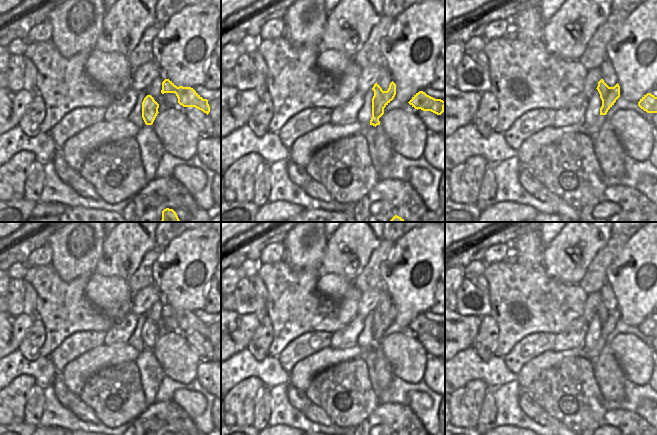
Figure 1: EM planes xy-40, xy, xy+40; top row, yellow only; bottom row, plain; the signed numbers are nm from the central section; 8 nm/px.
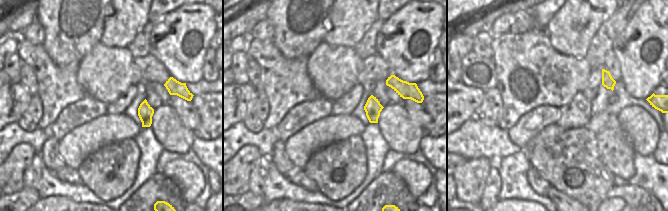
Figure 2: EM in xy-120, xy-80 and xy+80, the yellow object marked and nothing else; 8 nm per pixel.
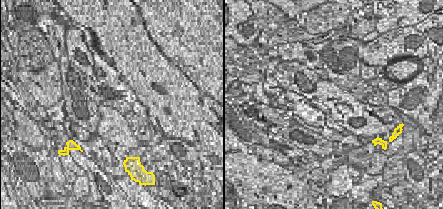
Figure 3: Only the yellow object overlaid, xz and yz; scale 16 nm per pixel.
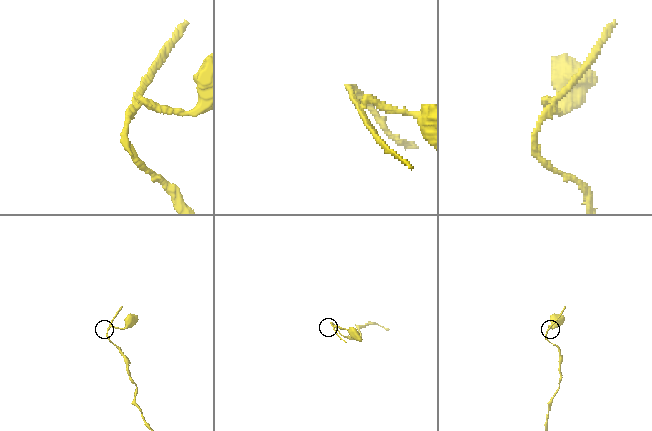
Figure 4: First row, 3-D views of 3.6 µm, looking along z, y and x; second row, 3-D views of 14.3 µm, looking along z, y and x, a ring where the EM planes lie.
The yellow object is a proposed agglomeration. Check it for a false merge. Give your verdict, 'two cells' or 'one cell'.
two cells

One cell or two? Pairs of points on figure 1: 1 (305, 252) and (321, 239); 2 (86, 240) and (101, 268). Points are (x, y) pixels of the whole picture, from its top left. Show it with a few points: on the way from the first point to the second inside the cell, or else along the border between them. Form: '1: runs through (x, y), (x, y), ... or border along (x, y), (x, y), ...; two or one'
1: runs through (309, 248), (317, 240); one
2: border along (104, 238), (101, 256), (93, 270); two

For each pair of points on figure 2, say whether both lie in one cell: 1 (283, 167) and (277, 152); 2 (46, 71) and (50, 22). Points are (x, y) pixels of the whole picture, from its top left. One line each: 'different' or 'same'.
1: same
2: different

